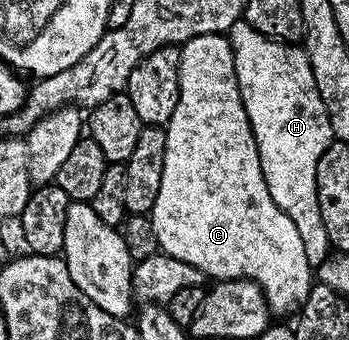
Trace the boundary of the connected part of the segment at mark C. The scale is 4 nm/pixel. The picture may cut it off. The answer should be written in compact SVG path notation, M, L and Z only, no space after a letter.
M225 34L201 35L192 37L180 47L180 93L176 101L176 109L172 117L164 124L166 129L166 148L164 149L164 177L160 177L160 193L156 197L156 205L149 216L156 229L159 248L165 254L176 257L196 269L200 269L211 280L250 279L264 293L267 305L275 316L297 312L308 297L312 286L312 268L308 265L308 256L304 254L304 241L300 241L300 233L296 233L296 225L292 225L292 217L284 213L272 201L272 193L268 193L268 185L264 181L264 173L260 165L260 153L256 149L256 137L252 133L252 125L248 121L248 113L244 109L244 101L240 97L240 89L236 81L234 68L234 50Z

